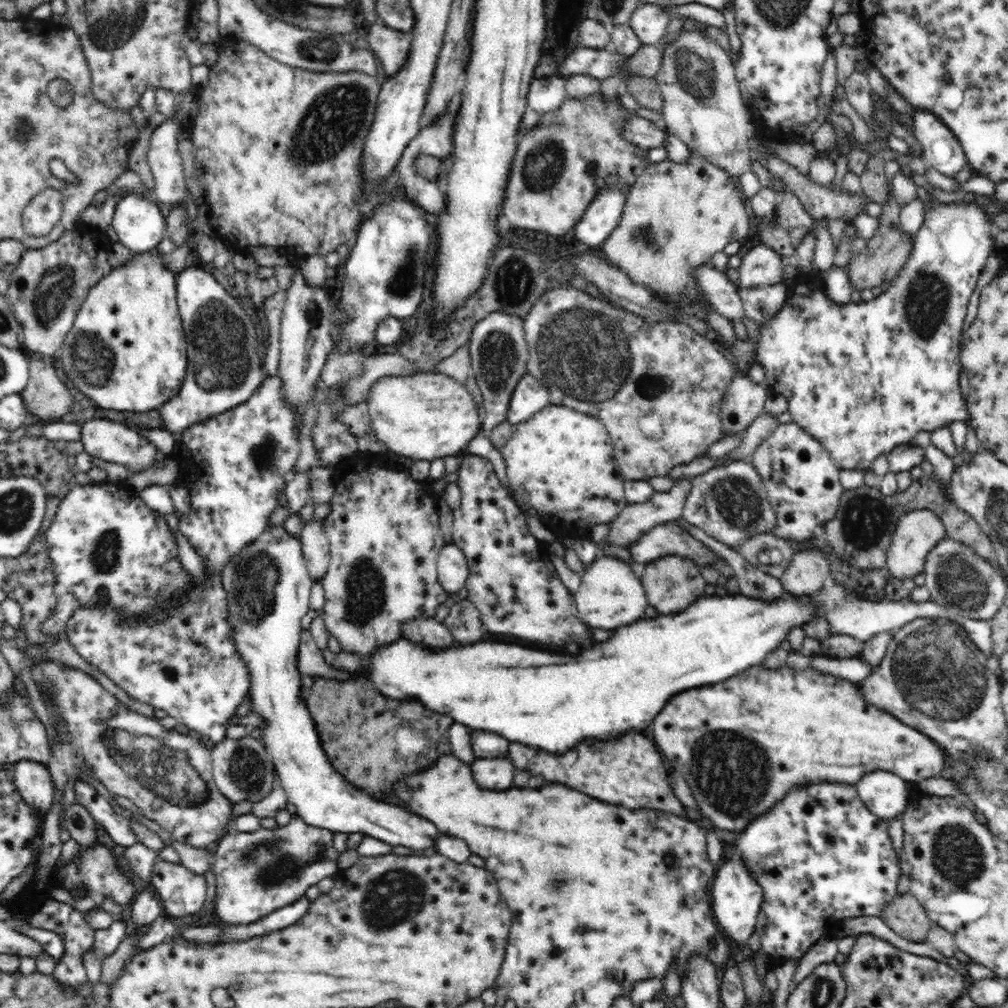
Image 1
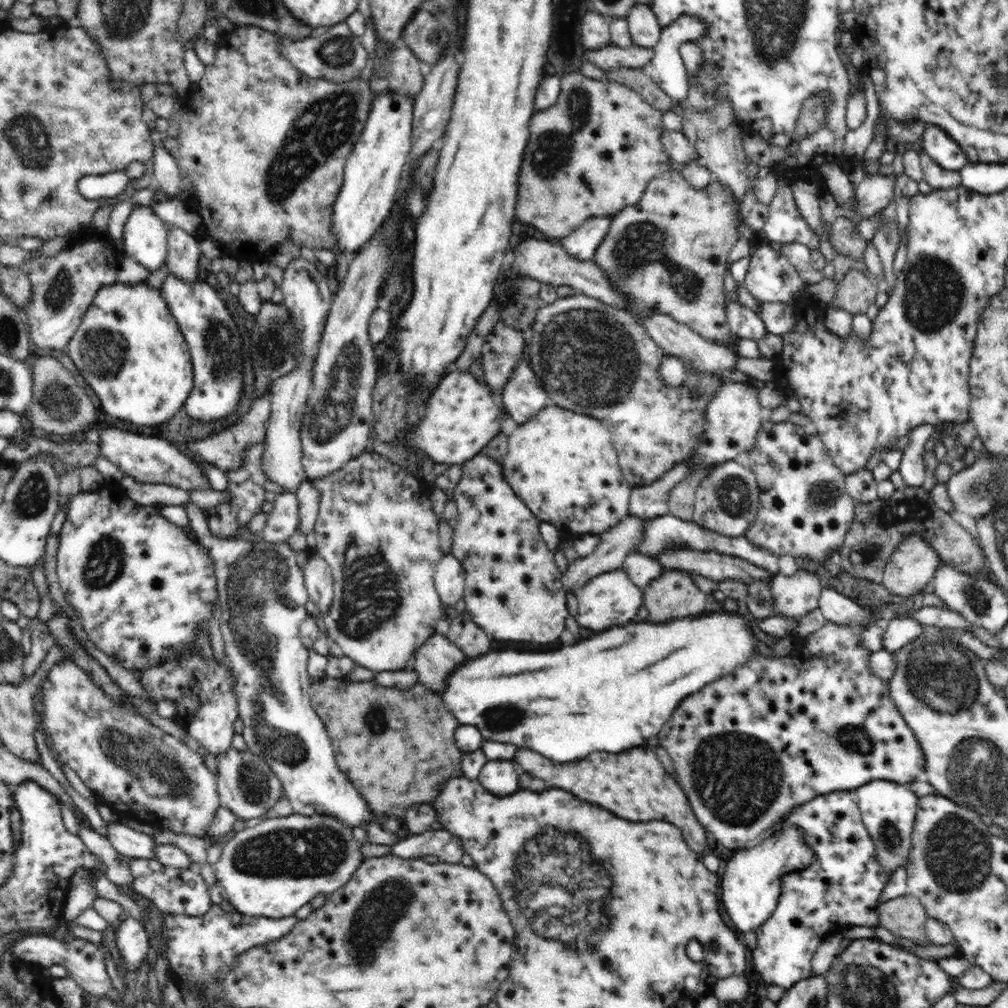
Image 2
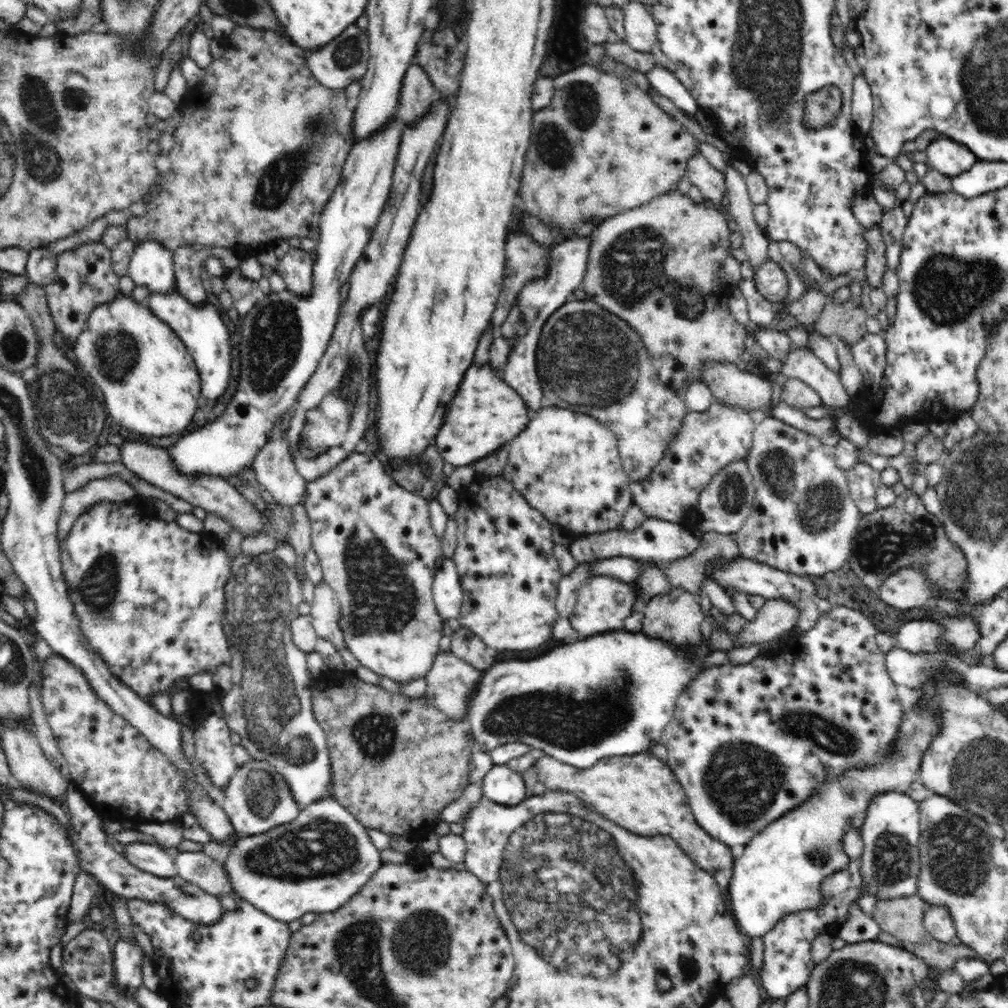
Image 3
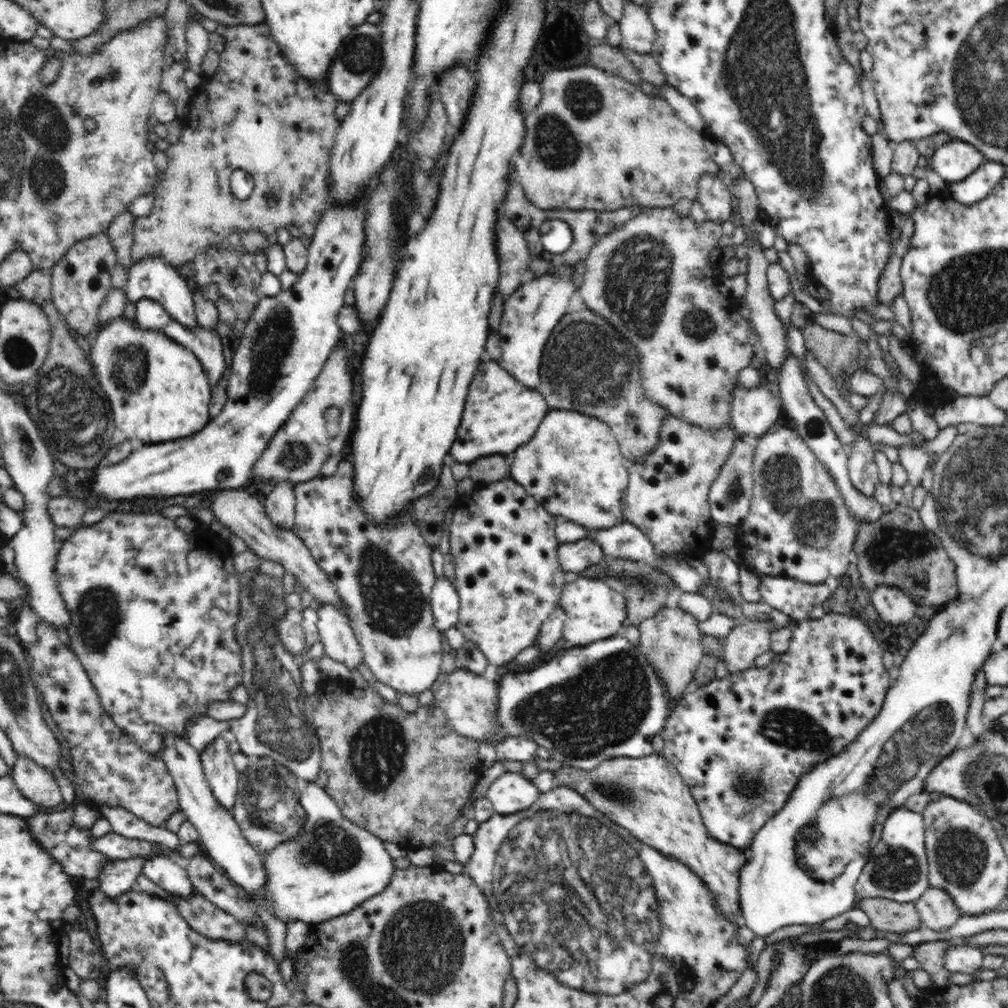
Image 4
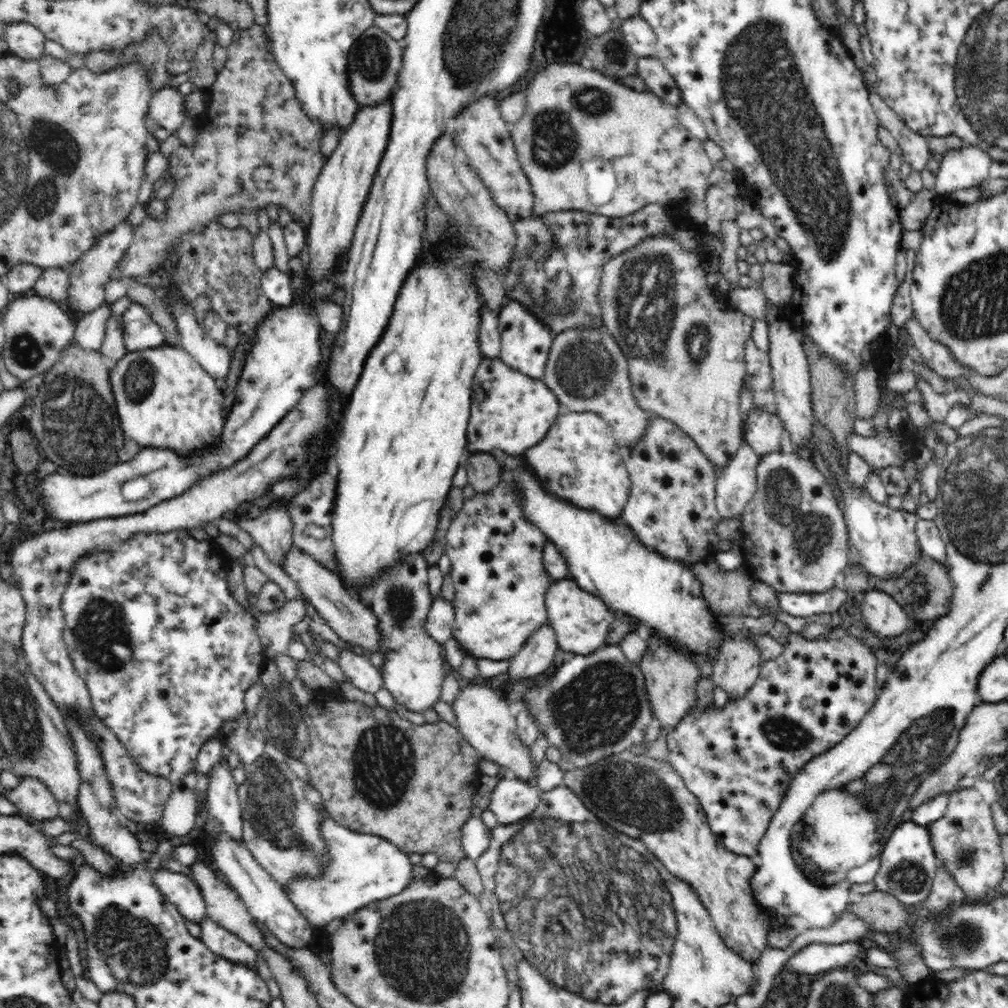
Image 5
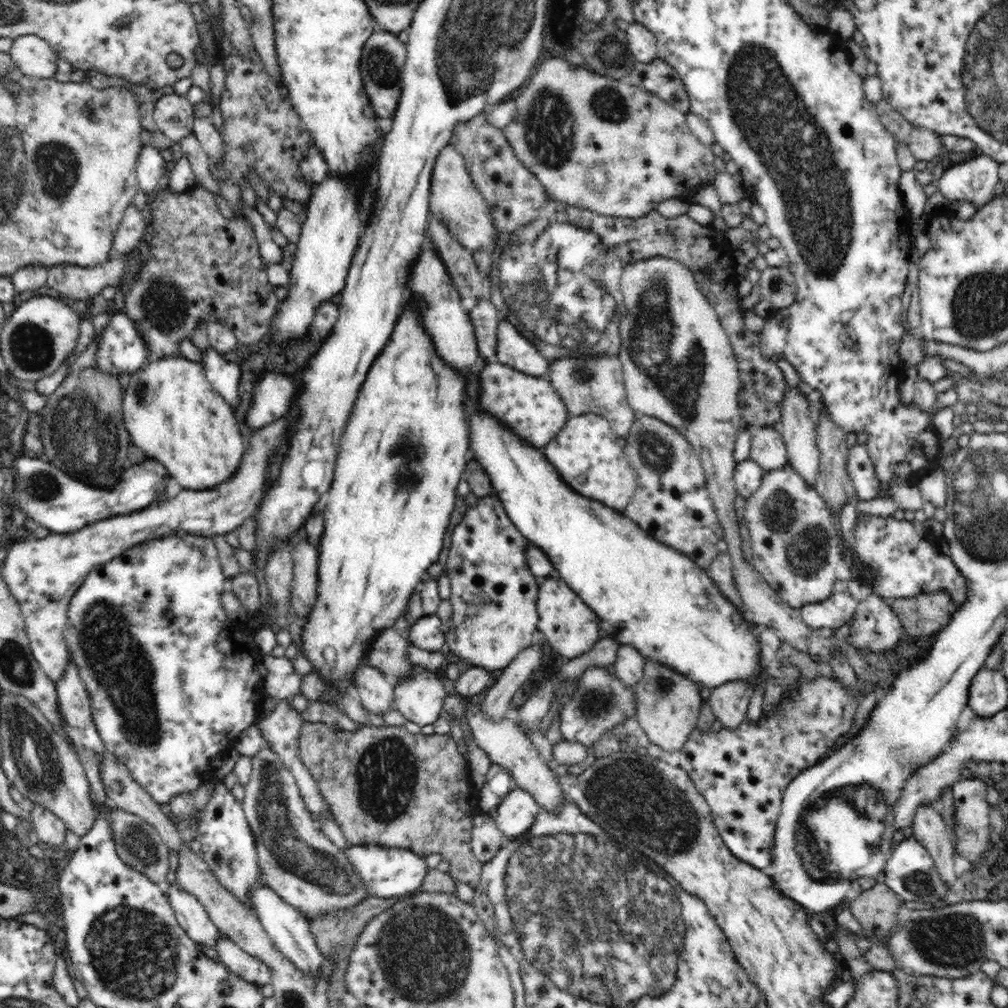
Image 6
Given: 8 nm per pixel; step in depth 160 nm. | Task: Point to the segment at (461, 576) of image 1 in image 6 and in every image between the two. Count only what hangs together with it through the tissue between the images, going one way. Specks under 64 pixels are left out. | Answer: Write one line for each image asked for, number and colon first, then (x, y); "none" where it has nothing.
2: (449, 574)
3: (447, 592)
4: (444, 599)
5: (441, 617)
6: (426, 634)

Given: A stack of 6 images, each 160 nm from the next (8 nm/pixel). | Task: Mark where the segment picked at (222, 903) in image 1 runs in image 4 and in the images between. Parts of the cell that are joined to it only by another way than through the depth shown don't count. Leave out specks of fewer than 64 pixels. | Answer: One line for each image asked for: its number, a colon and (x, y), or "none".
2: (272, 869)
3: (317, 863)
4: (333, 866)

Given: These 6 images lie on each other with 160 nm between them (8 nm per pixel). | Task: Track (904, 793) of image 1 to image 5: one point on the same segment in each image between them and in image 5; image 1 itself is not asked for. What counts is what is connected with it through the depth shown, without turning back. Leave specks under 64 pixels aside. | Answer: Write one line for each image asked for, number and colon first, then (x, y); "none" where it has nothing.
2: (888, 809)
3: (890, 866)
4: (897, 868)
5: (907, 870)

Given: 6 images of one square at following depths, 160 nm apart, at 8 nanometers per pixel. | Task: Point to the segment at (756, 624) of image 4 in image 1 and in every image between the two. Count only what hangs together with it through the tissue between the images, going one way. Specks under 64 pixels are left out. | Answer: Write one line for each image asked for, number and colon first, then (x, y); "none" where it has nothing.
1: (807, 570)
2: (793, 597)
3: (776, 617)

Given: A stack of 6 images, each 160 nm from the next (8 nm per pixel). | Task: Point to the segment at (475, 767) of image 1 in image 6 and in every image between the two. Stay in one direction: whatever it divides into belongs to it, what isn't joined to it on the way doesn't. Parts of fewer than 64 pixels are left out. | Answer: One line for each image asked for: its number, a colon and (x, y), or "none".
2: (499, 777)
3: (502, 785)
4: (511, 792)
5: (512, 801)
6: (519, 812)

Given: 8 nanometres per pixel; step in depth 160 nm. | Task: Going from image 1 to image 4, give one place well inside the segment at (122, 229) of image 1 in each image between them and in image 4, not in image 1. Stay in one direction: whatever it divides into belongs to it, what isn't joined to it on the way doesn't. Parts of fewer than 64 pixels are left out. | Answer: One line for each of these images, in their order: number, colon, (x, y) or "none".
2: (145, 235)
3: (150, 265)
4: (153, 278)

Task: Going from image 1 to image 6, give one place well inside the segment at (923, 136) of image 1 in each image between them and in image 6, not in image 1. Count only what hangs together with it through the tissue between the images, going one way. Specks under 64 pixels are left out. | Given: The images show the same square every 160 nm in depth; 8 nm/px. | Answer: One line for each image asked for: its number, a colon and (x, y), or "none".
2: (937, 144)
3: (948, 157)
4: (955, 161)
5: (964, 168)
6: (974, 180)

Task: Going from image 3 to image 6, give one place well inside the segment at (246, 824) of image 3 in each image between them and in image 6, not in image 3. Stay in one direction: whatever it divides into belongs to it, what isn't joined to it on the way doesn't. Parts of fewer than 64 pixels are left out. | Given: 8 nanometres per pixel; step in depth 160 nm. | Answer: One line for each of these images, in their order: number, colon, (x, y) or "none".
4: (267, 809)
5: (281, 828)
6: (297, 861)

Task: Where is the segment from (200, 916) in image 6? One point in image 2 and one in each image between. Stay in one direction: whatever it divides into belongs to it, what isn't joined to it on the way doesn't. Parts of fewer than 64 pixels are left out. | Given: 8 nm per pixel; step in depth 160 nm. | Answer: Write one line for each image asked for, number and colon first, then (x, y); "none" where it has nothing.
2: (136, 845)
3: (147, 857)
4: (165, 871)
5: (179, 889)

